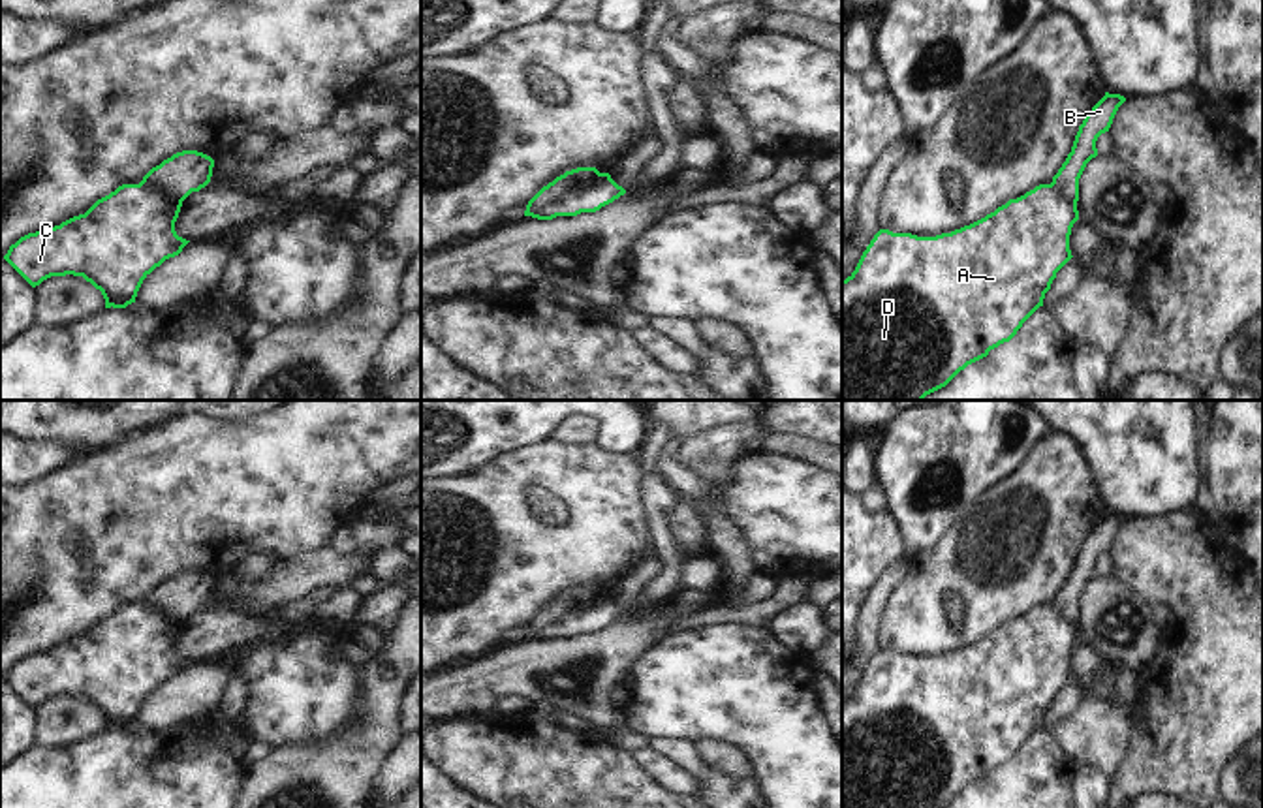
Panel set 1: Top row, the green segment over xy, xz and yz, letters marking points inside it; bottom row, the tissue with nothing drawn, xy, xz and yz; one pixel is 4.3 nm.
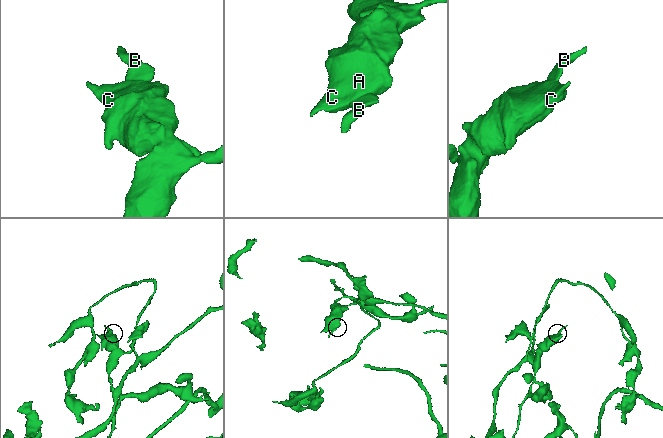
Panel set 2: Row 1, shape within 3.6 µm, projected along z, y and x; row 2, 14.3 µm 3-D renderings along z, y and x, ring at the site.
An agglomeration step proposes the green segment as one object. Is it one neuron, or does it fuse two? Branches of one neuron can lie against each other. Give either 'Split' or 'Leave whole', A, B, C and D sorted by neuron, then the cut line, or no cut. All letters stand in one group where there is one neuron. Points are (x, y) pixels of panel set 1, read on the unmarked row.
Split. Groups: A C D / B. Split along xz (600, 594), (583, 606), (562, 611), (527, 636).

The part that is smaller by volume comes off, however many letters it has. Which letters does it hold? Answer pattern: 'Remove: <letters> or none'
Remove: B

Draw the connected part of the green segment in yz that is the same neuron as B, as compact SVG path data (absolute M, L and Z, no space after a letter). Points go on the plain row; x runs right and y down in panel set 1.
M1105 513L1092 532L1086 534L1075 556L1071 573L1051 603L1066 622L1077 626L1079 599L1086 584L1098 577L1096 562L1101 554L1109 552L1113 539L1124 522L1124 517Z

